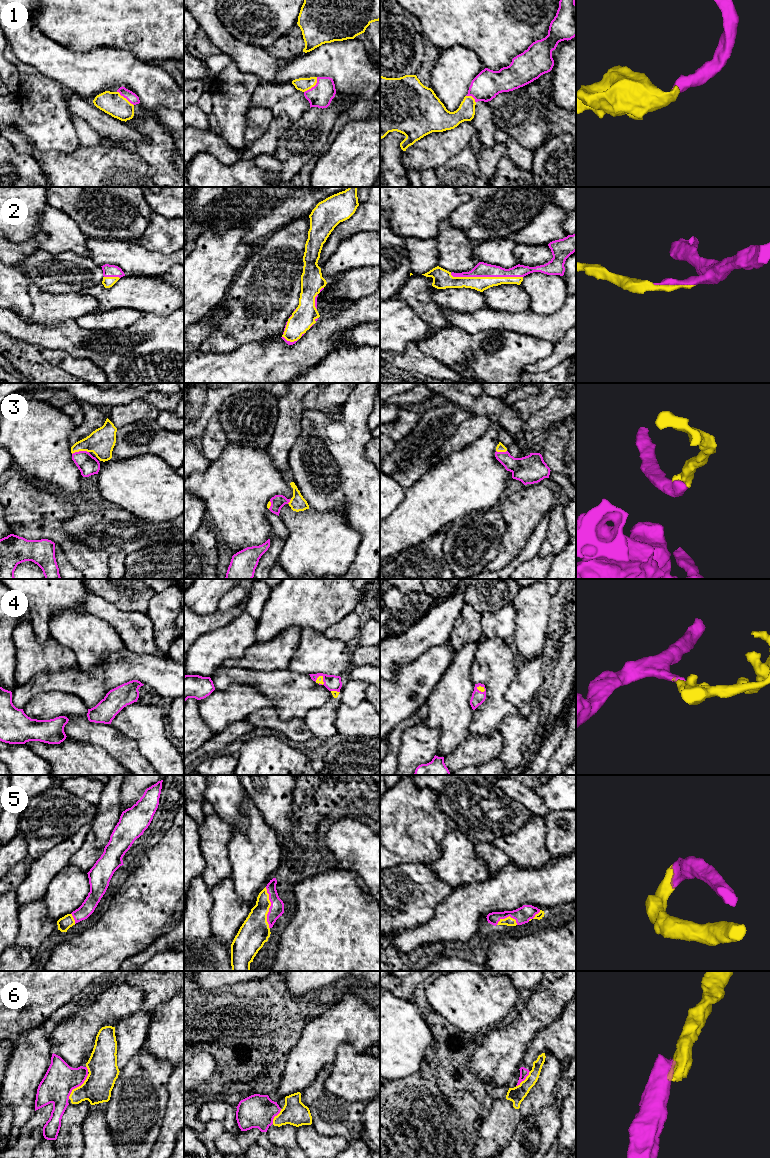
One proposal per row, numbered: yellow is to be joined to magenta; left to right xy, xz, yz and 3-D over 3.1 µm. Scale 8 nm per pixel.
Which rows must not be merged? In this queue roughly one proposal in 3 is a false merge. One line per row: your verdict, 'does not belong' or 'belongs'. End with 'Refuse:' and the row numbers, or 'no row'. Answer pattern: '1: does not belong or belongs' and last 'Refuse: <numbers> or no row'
1: belongs
2: belongs
3: belongs
4: belongs
5: belongs
6: does not belong
Refuse: 6

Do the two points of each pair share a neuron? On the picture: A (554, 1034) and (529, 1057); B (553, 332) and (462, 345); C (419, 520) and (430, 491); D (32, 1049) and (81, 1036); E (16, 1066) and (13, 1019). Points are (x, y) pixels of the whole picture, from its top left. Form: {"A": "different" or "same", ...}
{"A": "same", "B": "different", "C": "same", "D": "different", "E": "different"}

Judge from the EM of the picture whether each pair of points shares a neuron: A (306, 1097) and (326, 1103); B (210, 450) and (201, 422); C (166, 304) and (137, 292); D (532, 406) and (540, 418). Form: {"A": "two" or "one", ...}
{"A": "two", "B": "two", "C": "one", "D": "two"}

